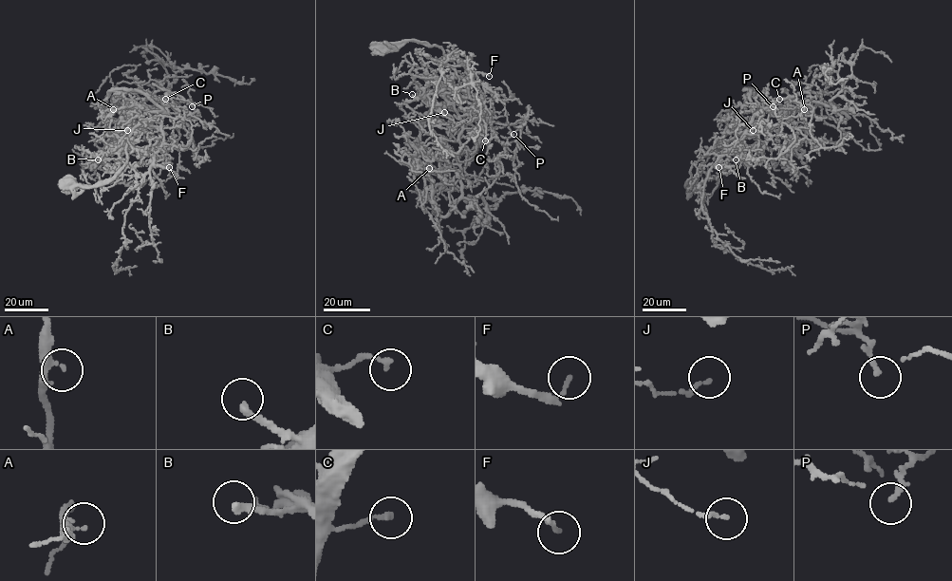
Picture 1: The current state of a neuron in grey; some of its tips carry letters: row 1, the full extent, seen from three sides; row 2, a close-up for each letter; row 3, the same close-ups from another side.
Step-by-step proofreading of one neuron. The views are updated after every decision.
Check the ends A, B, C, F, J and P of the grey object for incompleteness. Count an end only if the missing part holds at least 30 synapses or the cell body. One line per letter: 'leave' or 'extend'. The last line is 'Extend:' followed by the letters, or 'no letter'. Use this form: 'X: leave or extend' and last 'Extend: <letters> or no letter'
A: leave
B: extend
C: leave
F: extend
J: leave
P: leave
Extend: B, F

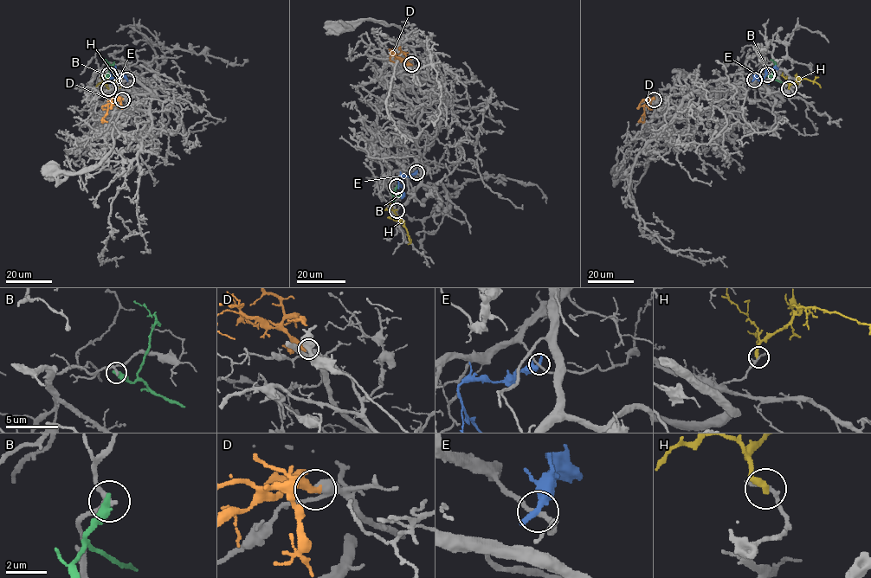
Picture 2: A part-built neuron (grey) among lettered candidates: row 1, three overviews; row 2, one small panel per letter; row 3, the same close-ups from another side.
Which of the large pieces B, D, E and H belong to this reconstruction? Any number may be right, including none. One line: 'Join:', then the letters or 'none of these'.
Join: D

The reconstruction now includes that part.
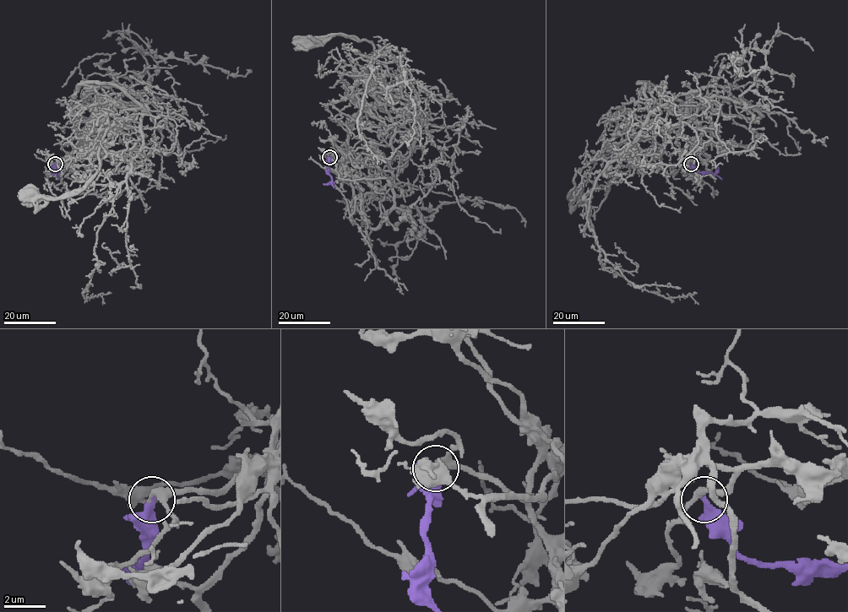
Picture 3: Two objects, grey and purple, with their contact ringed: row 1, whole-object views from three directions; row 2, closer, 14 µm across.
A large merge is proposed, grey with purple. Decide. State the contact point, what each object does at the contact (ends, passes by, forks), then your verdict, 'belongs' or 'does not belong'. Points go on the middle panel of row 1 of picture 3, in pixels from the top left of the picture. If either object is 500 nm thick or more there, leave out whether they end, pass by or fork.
at (329, 157); grey passes by; purple ends there; belongs

